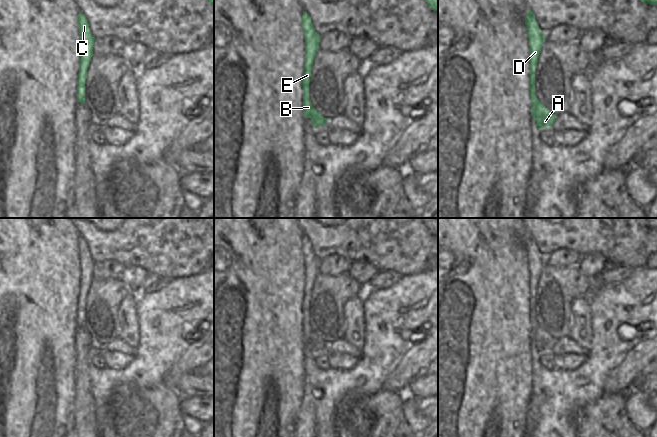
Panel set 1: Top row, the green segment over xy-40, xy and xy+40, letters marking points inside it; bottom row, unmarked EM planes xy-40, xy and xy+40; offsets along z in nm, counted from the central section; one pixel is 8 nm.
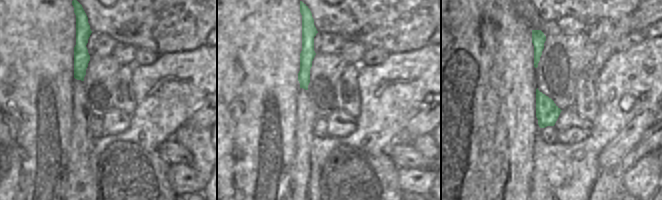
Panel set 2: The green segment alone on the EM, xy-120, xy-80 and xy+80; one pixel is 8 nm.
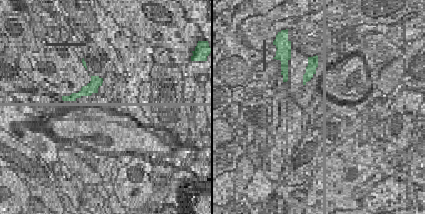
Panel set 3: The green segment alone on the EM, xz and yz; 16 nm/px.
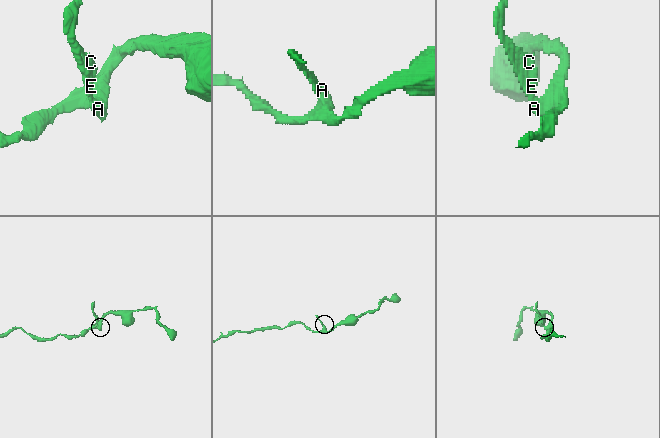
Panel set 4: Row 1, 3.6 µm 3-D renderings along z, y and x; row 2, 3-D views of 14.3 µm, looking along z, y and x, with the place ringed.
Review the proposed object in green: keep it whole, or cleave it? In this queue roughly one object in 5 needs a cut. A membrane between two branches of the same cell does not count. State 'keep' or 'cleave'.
cleave

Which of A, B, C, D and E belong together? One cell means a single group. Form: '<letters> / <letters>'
A B / C D E

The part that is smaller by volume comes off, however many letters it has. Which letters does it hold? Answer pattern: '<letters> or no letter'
C, D, E

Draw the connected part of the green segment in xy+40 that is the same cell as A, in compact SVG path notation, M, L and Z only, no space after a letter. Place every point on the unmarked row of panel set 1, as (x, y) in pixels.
M535 309L533 315L529 316L531 321L531 340L535 343L535 347L539 354L551 351L556 343L556 339L550 336L536 321Z

